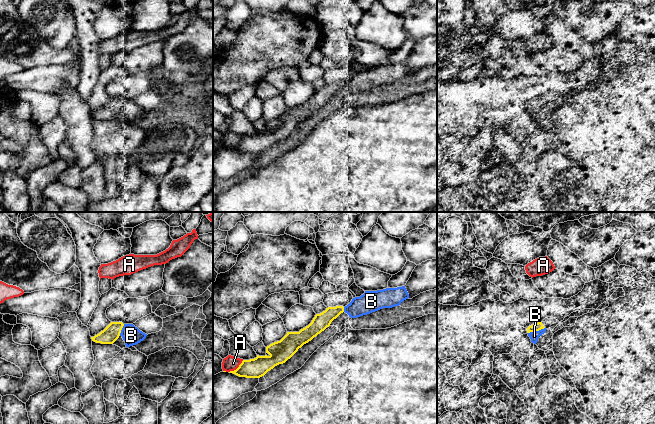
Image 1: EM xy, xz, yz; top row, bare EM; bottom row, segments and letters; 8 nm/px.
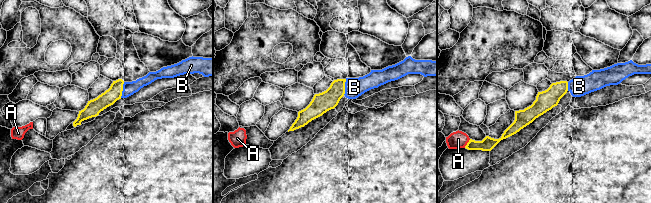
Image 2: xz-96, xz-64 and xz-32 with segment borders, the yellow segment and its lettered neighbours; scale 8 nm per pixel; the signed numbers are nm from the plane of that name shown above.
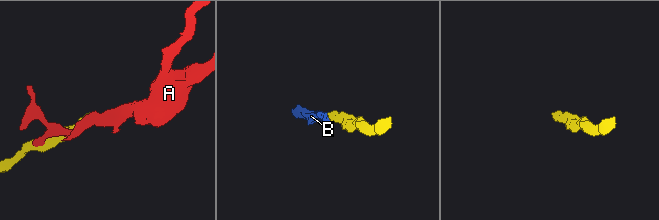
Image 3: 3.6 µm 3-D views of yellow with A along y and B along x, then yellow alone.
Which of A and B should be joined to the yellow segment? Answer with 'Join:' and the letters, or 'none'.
Join: B

